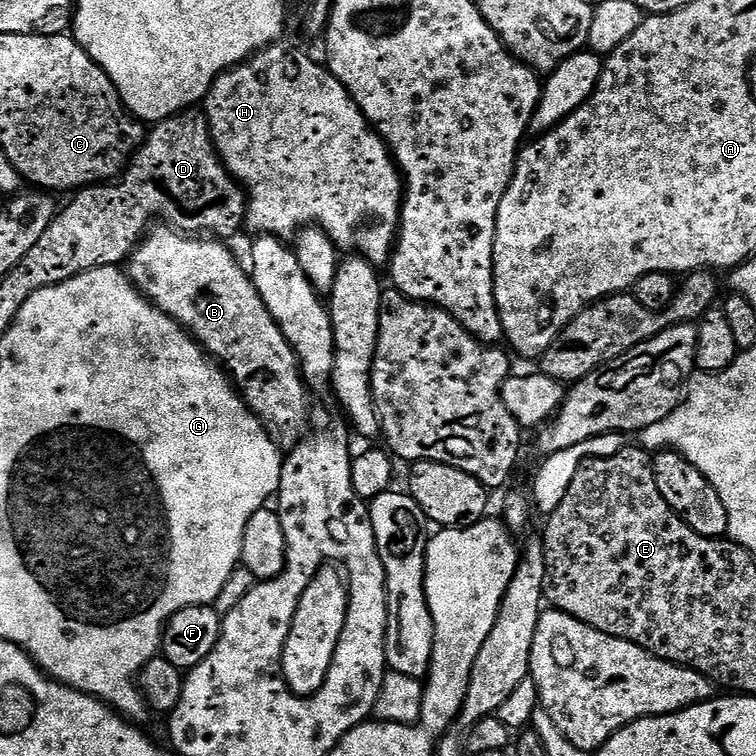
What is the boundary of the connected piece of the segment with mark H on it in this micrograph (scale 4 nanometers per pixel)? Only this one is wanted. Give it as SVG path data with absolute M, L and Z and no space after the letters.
M284 43L269 44L267 48L260 49L244 63L223 72L214 82L214 86L210 86L207 96L202 101L202 111L208 117L208 129L212 135L212 141L216 143L216 152L220 155L225 168L247 195L248 213L244 215L247 231L252 231L252 234L292 238L300 229L315 226L321 228L336 243L341 253L361 256L363 260L368 260L377 266L387 265L392 259L392 249L396 247L396 238L400 235L400 208L404 198L404 181L400 175L400 169L396 167L388 145L368 123L362 110L354 102L346 86L338 82L336 75L329 72L321 61L319 64L318 61L311 60L306 53L299 52L298 49Z

